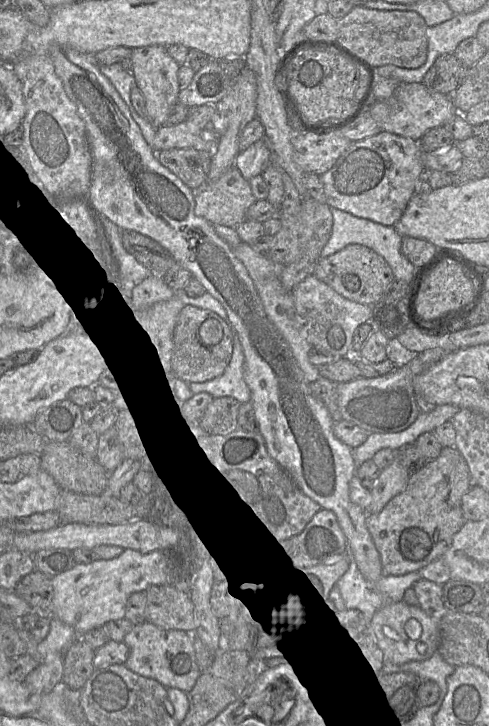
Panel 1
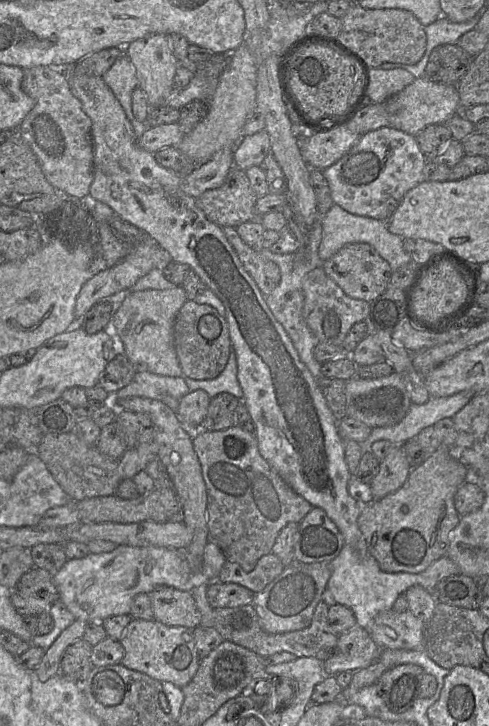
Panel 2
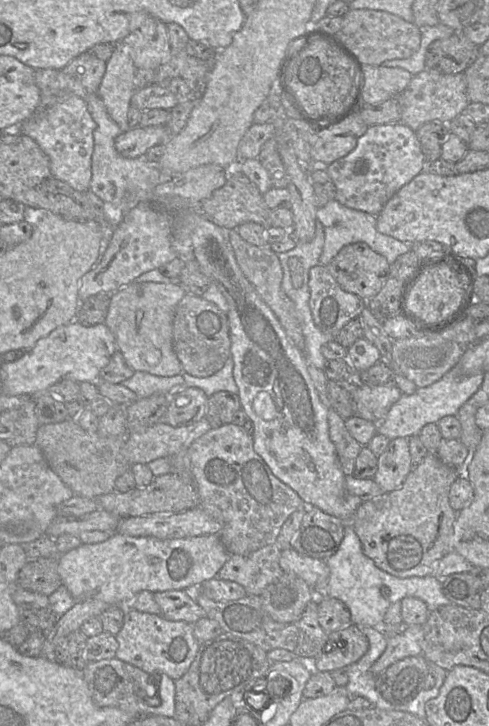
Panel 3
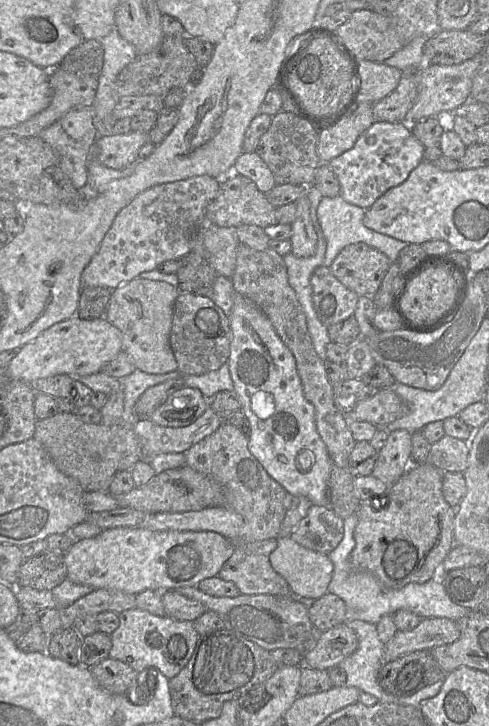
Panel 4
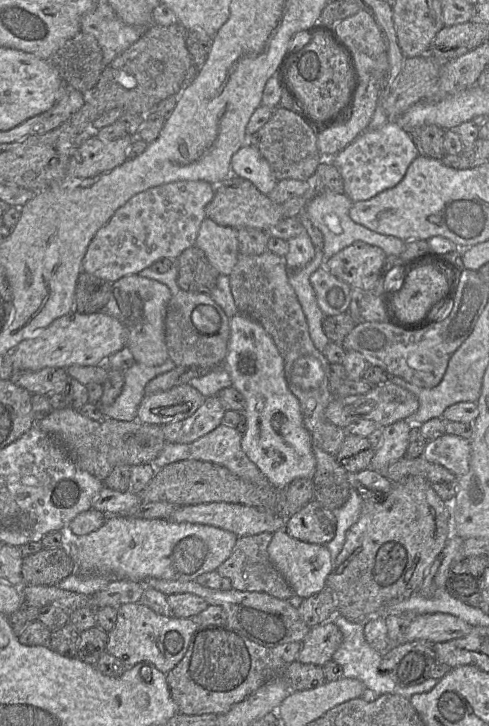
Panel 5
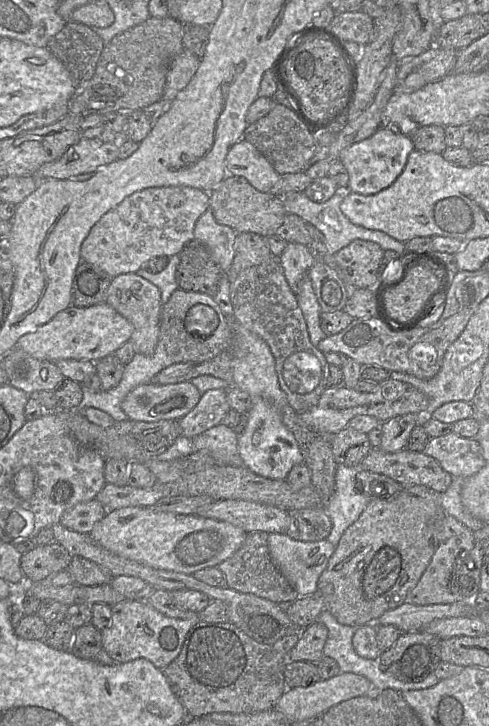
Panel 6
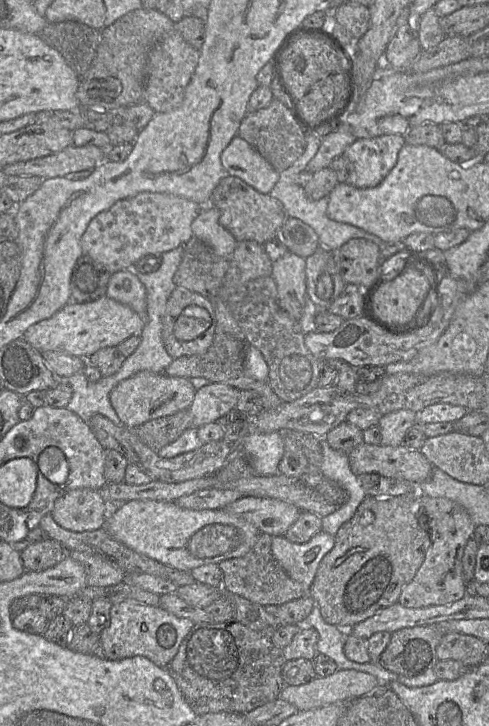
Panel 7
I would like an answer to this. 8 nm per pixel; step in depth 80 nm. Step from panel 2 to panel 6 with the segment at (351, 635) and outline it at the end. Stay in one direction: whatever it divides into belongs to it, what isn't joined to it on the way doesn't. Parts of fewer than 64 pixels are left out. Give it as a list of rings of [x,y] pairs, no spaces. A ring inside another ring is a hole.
[[[315,622],[300,632],[296,645],[286,656],[288,661],[311,661],[318,663],[324,656],[323,648],[328,637],[327,627]]]

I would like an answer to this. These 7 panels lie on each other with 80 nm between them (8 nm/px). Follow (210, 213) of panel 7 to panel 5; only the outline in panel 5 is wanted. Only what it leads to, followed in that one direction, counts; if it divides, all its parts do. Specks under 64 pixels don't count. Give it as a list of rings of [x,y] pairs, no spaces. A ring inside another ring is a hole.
[[[206,217],[201,223],[195,245],[197,245],[205,253],[210,263],[221,275],[230,276],[239,258],[237,229],[229,226],[218,225],[213,220]]]

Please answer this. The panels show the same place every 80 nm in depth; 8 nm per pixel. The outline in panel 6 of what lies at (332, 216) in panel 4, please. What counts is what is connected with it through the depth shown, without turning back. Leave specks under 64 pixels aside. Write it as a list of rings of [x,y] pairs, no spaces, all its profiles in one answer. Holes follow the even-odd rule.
[[[337,189],[335,194],[325,202],[314,202],[304,192],[293,192],[284,195],[283,204],[288,214],[295,214],[307,223],[317,228],[325,238],[327,252],[335,254],[355,239],[362,239],[377,243],[383,250],[394,250],[398,253],[406,253],[405,242],[398,241],[379,230],[370,230],[363,226],[353,224],[341,211],[340,205],[348,189]]]

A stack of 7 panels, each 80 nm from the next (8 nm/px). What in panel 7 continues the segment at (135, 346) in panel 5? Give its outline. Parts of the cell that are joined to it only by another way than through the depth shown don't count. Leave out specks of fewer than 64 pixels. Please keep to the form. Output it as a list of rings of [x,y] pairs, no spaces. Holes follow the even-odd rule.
[[[131,270],[111,274],[106,296],[130,307],[146,322],[146,288]]]

